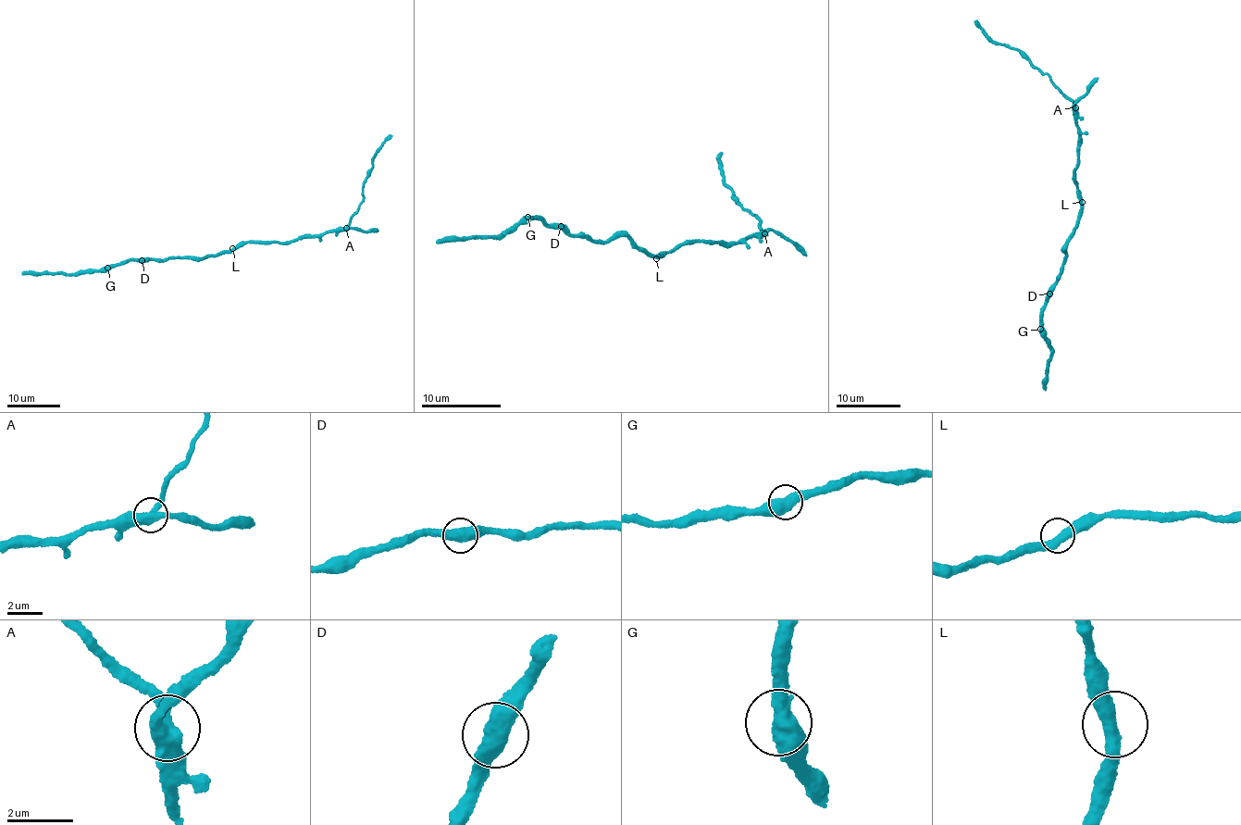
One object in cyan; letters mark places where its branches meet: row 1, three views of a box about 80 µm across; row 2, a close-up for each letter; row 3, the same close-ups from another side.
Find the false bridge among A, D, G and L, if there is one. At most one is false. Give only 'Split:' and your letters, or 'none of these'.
Split: A

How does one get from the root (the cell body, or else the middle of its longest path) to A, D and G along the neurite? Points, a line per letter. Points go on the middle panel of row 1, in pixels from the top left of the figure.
A: (660, 256), (684, 244), (703, 242), (730, 245), (765, 233)
D: (660, 256), (644, 252), (626, 235), (617, 233), (605, 241), (599, 241), (564, 231), (561, 226)
G: (660, 256), (644, 252), (626, 235), (617, 233), (605, 241), (585, 238), (527, 217)

